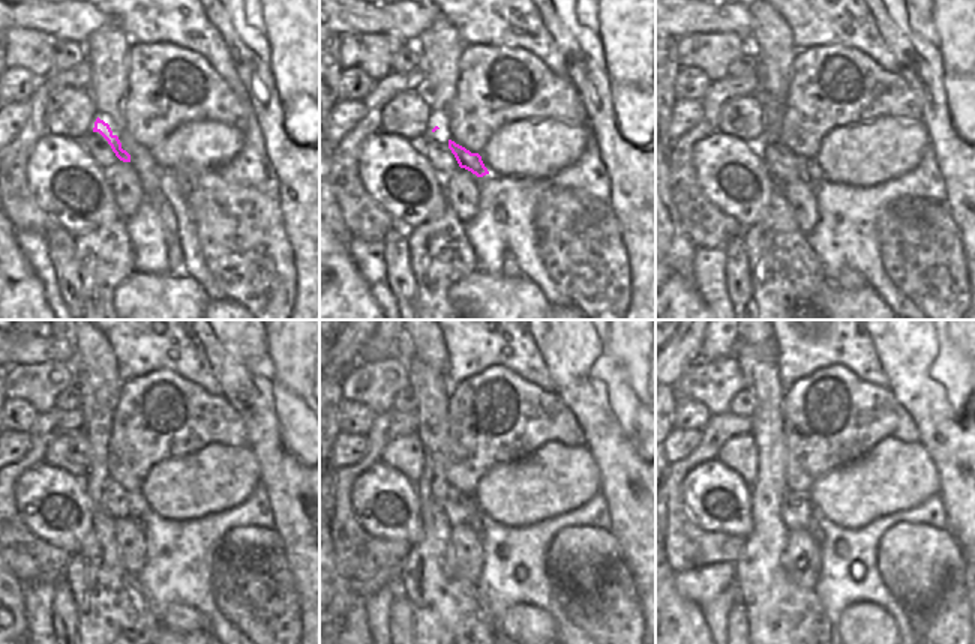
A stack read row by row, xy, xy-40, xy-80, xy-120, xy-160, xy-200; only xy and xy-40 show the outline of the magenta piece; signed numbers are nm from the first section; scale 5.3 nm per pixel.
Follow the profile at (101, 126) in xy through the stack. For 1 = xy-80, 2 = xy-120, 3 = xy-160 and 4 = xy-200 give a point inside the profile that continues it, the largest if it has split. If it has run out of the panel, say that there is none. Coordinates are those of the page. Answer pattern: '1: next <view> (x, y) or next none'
1: next xy-80 (809, 171)
2: next xy-120 (138, 508)
3: next xy-160 (474, 523)
4: next xy-200 (812, 529)

